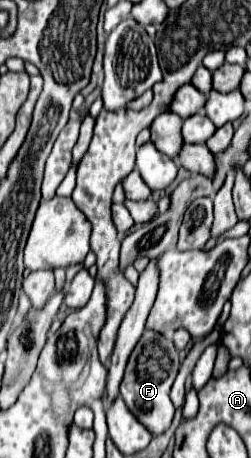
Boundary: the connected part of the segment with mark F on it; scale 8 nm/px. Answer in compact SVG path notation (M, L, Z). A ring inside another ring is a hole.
M145 331L143 337L139 339L139 353L135 355L135 369L125 367L125 377L121 381L119 395L127 403L129 411L153 433L159 435L169 429L171 419L175 415L175 407L169 399L171 385L177 377L177 371L181 367L177 347L173 345L171 339L167 339L161 333Z

